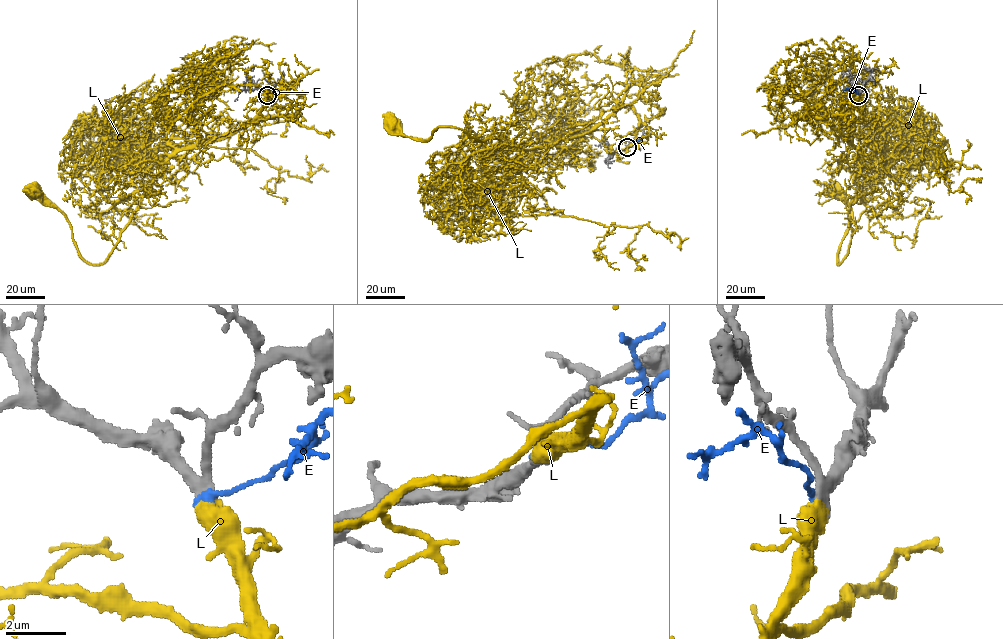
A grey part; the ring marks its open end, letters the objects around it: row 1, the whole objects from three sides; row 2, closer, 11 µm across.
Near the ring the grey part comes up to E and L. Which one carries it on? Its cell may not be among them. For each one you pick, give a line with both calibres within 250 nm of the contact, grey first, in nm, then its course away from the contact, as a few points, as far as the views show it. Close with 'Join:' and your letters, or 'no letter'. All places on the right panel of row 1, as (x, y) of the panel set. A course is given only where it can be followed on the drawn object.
L: 340 nm thick on the grey side, 750 nm on the other; it runs (858, 95), (852, 107), (816, 117), (859, 156), (850, 246), (839, 264), (850, 211), (835, 190)
Join: L

